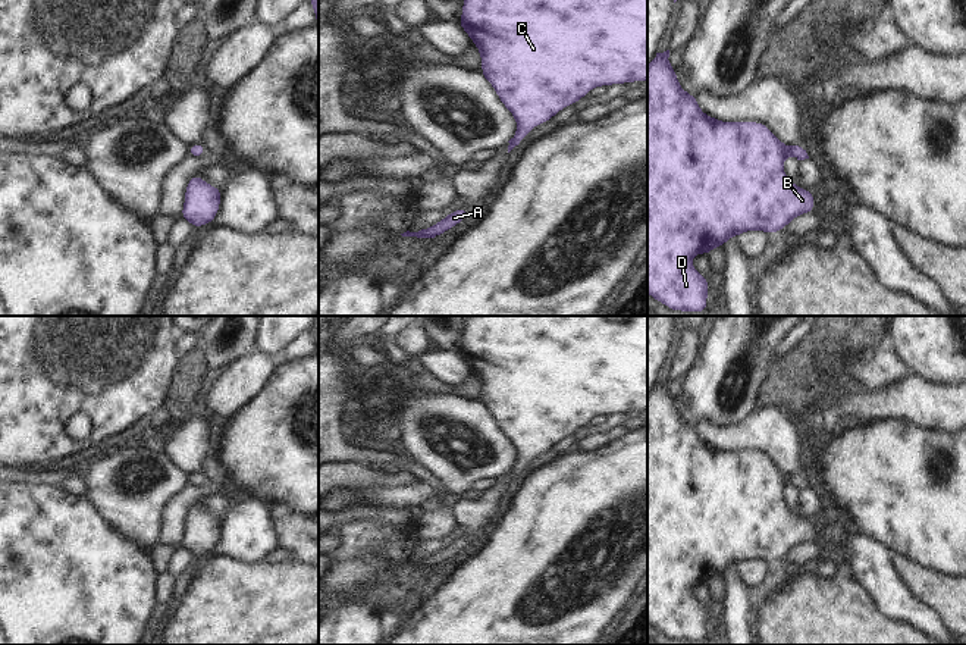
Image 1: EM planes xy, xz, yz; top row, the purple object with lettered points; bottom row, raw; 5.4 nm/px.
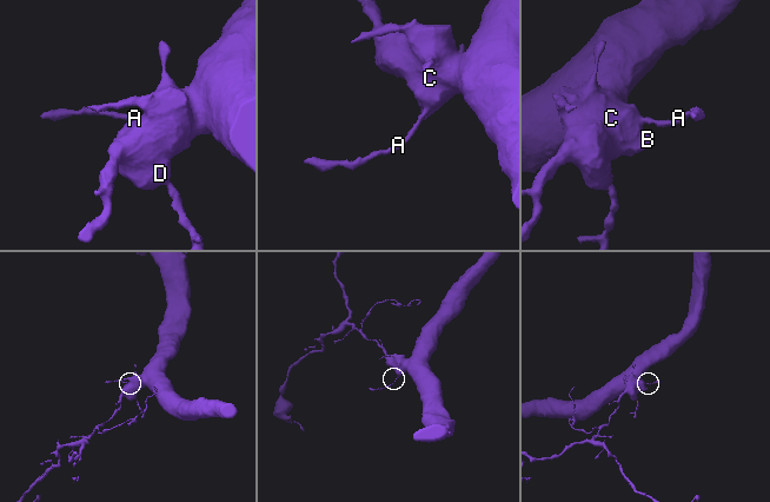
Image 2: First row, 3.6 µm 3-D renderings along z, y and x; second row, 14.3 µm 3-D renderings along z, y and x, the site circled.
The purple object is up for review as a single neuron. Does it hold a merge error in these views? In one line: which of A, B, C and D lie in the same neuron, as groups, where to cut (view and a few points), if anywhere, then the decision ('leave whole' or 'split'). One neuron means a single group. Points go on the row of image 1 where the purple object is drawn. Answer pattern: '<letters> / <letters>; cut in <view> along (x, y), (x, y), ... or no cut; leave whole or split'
A B C D; no cut; leave whole

